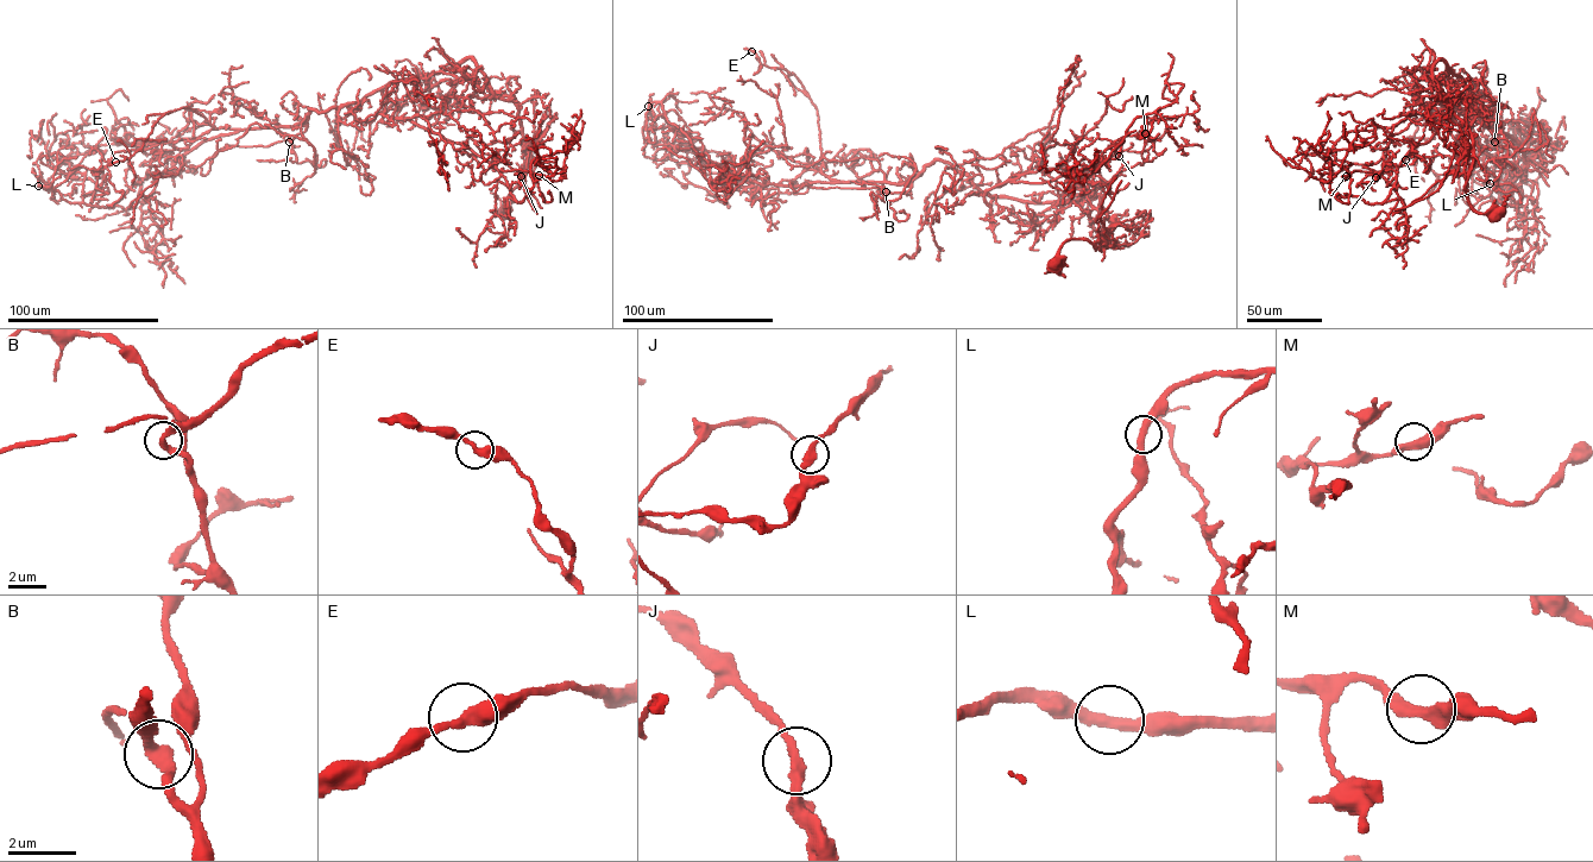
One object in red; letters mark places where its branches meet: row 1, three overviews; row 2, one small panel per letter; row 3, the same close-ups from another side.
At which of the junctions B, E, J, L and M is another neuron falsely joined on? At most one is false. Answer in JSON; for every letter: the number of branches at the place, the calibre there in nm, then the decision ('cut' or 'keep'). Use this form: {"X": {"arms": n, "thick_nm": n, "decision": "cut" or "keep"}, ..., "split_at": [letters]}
{"B": {"arms": 2, "thick_nm": 340, "decision": "keep"}, "E": {"arms": 2, "thick_nm": 380, "decision": "keep"}, "J": {"arms": 2, "thick_nm": 320, "decision": "keep"}, "L": {"arms": 2, "thick_nm": 360, "decision": "keep"}, "M": {"arms": 2, "thick_nm": 400, "decision": "keep"}, "split_at": []}

